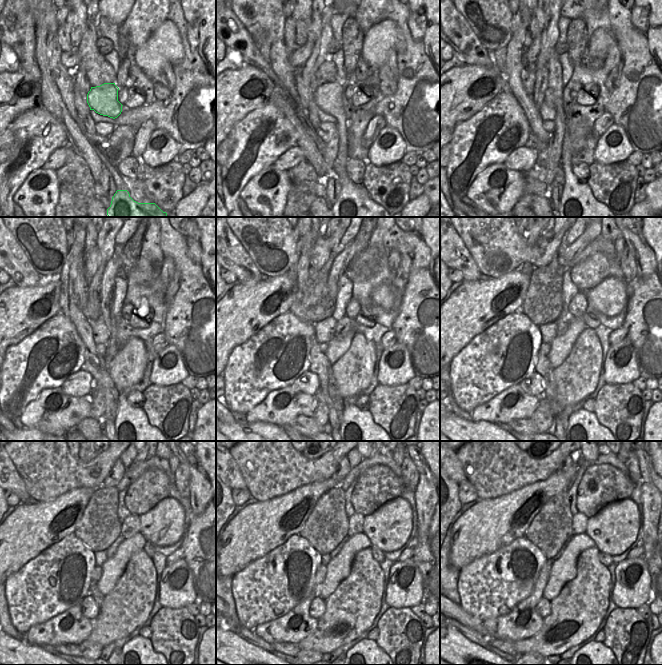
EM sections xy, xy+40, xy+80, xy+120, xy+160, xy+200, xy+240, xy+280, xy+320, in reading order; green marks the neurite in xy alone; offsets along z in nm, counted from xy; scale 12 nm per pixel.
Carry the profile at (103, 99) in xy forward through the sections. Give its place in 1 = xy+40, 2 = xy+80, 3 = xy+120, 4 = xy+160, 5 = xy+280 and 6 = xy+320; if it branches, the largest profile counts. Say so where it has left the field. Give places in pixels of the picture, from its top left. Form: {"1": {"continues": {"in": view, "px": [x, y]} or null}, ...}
{"1": {"continues": {"in": "xy+40", "px": [328, 97]}}, "2": {"continues": {"in": "xy+80", "px": [576, 196]}}, "3": {"continues": {"in": "xy+120", "px": [129, 420]}}, "4": {"continues": {"in": "xy+160", "px": [354, 420]}}, "5": {"continues": {"in": "xy+280", "px": [366, 644]}}, "6": {"continues": {"in": "xy+320", "px": [593, 644]}}}

